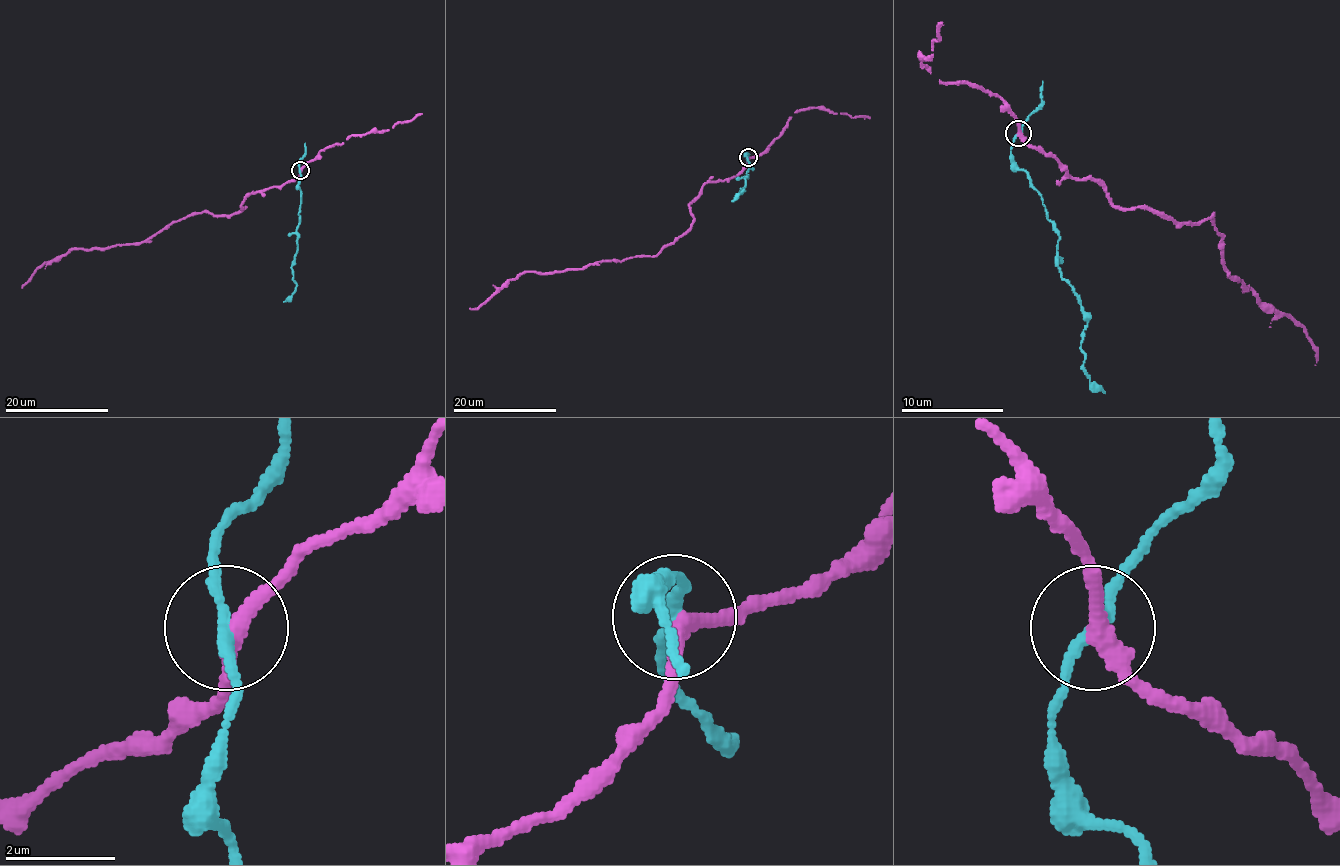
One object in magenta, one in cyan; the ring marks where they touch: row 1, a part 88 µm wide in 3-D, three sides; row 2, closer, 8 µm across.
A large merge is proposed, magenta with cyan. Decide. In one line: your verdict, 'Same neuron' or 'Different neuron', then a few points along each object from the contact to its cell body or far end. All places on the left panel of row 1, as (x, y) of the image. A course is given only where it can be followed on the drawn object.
Different neuron. Course of magenta: (300, 169), (251, 193), (231, 215), (192, 212), (133, 244), (72, 248), (21, 287). Course of cyan: (300, 169), (300, 221), (292, 266), (296, 283), (295, 291), (283, 302)

